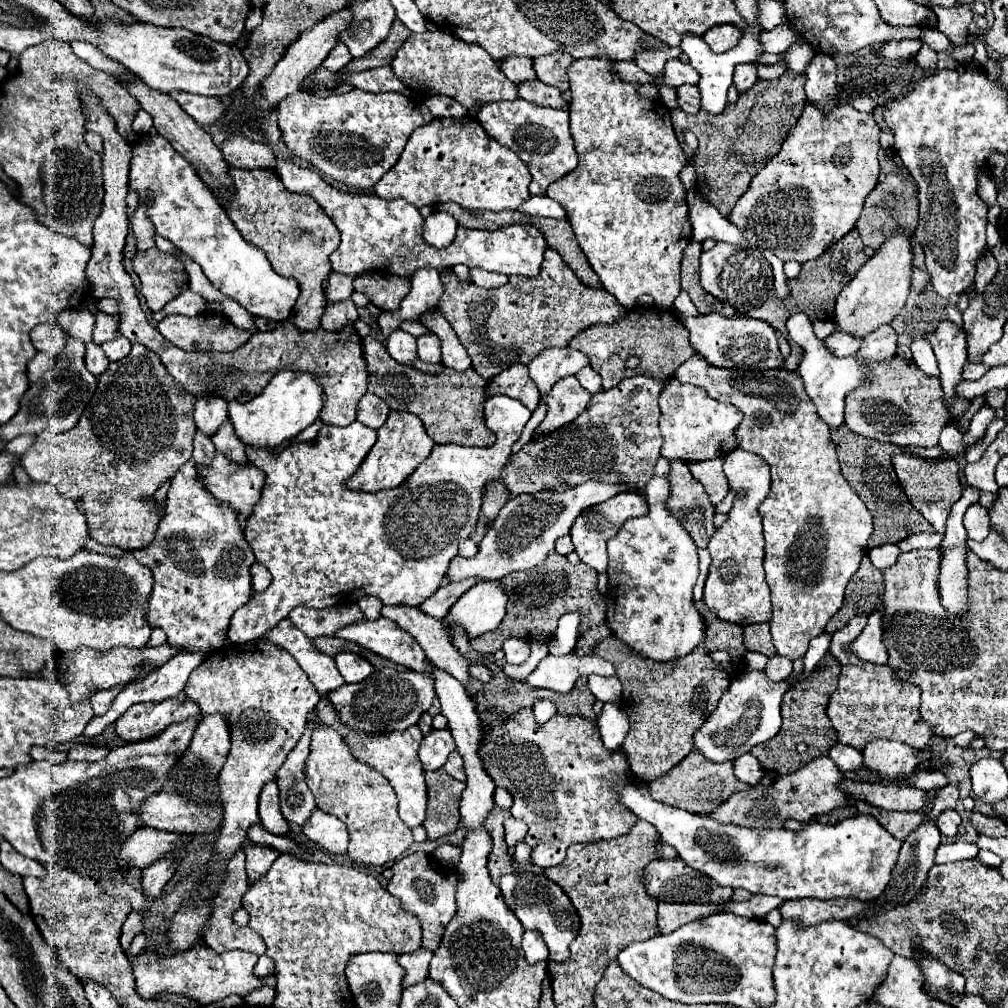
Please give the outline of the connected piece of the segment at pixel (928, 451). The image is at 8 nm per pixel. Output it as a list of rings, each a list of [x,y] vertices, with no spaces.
[[[906,446],[903,447],[902,449],[911,451],[914,454],[918,454],[922,457],[927,457],[927,458],[938,458],[944,453],[943,449],[940,448],[940,446],[934,446],[932,448]]]

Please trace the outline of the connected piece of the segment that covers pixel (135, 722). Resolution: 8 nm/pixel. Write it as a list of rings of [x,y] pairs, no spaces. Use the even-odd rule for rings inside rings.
[[[180,692],[178,696],[164,702],[134,704],[116,720],[116,734],[128,742],[146,740],[168,728],[168,724],[180,722],[182,718],[194,714],[200,714],[198,704]]]

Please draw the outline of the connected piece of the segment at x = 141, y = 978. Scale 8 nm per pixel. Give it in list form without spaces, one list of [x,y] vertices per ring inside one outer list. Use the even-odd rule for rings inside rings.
[[[194,946],[184,952],[168,952],[168,954],[158,954],[156,950],[146,948],[144,952],[132,956],[130,960],[136,976],[136,990],[142,998],[150,1000],[160,992],[172,992],[172,994],[194,998],[204,1006],[218,1002],[230,994],[246,996],[252,990],[260,988],[264,982],[252,974],[256,962],[258,956],[252,952],[232,950],[232,952],[216,954],[208,950],[208,946]]]

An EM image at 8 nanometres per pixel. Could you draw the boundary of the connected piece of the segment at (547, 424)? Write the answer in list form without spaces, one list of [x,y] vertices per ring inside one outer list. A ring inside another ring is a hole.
[[[566,376],[564,380],[558,380],[554,388],[542,396],[542,402],[546,404],[548,412],[546,418],[540,422],[540,426],[534,430],[534,436],[546,436],[578,418],[582,410],[588,408],[592,394],[574,380],[574,376]]]

